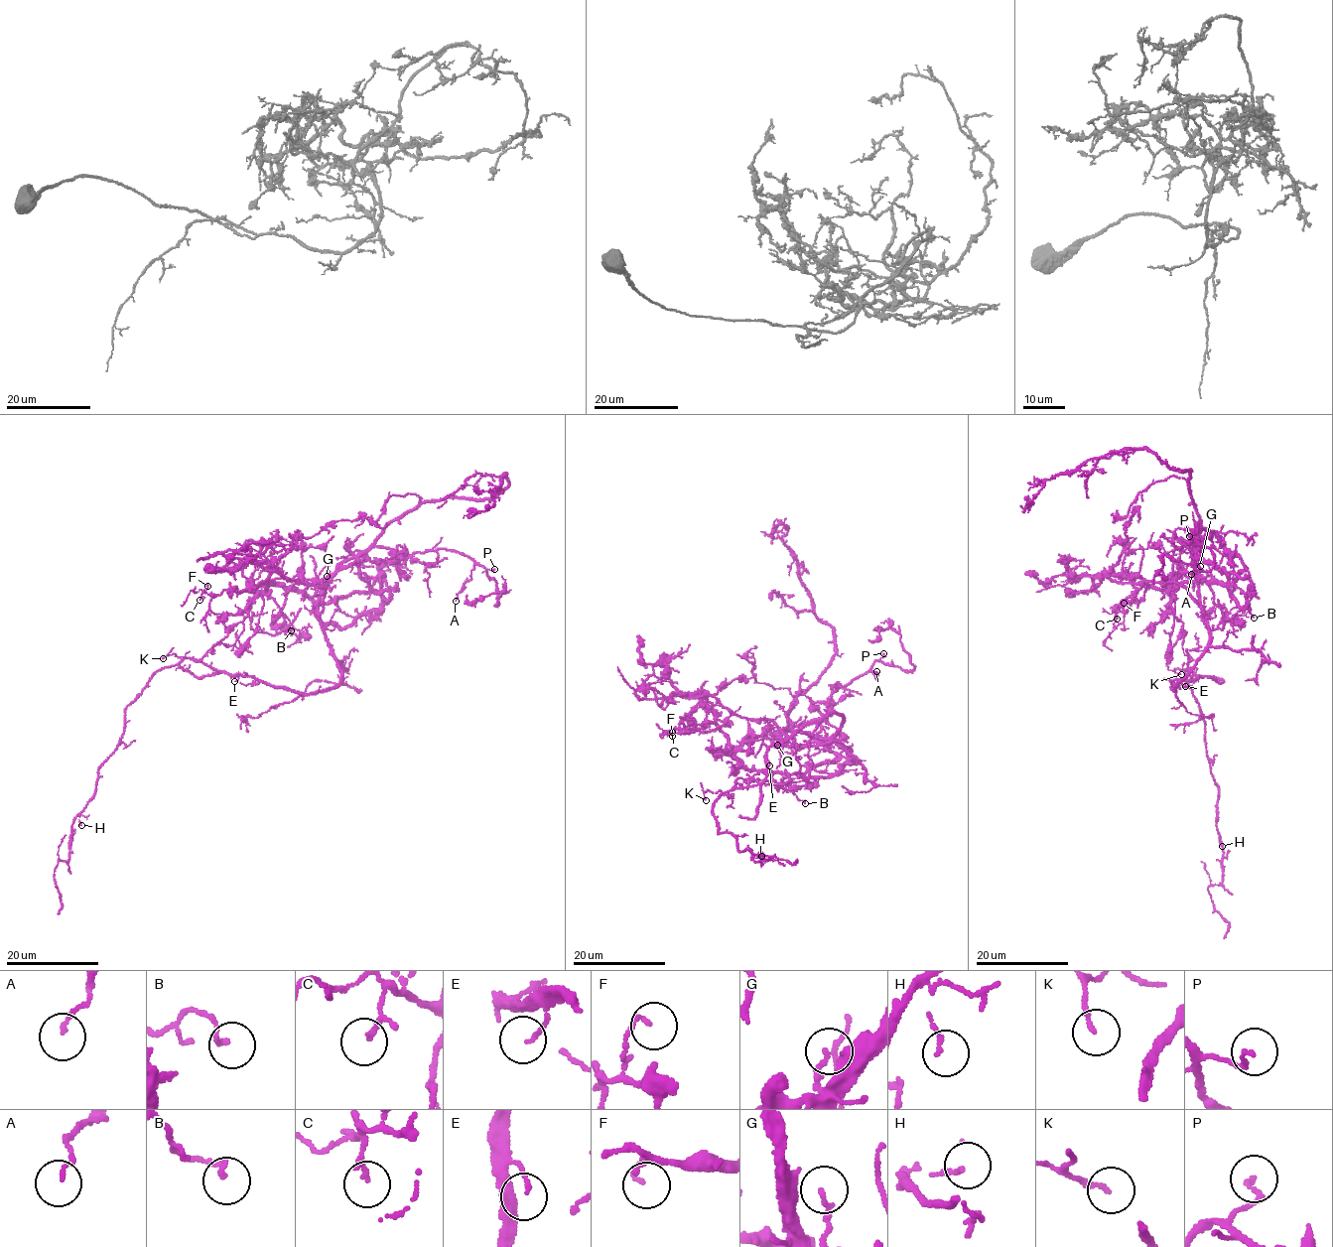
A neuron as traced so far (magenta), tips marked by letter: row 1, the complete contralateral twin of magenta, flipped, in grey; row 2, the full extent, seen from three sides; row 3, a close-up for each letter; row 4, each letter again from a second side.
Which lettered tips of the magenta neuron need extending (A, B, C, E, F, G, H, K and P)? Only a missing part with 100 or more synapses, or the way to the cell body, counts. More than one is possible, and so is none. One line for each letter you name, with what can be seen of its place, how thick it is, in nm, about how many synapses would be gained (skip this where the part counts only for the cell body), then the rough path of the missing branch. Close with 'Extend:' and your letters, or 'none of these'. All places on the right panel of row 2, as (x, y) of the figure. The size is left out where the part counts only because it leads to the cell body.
K: at (1181, 674); 130 nm thick
Extend: K

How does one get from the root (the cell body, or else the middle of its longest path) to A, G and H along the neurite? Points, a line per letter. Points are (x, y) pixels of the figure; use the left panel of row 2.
A: (339, 681), (341, 671), (319, 614), (319, 591), (368, 550), (464, 554), (473, 569), (456, 601)
G: (339, 681), (341, 671), (319, 613), (319, 598), (327, 576)
H: (339, 681), (301, 693), (190, 658), (159, 670), (125, 708), (122, 738), (98, 768), (81, 825)

